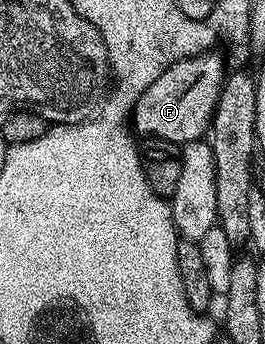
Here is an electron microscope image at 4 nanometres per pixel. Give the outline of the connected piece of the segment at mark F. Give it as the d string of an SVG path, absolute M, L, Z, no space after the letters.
M203 51L173 61L160 79L140 95L132 114L132 129L139 138L158 137L170 142L171 146L181 147L189 141L201 141L209 134L214 108L228 72L221 55L210 52L214 51Z

